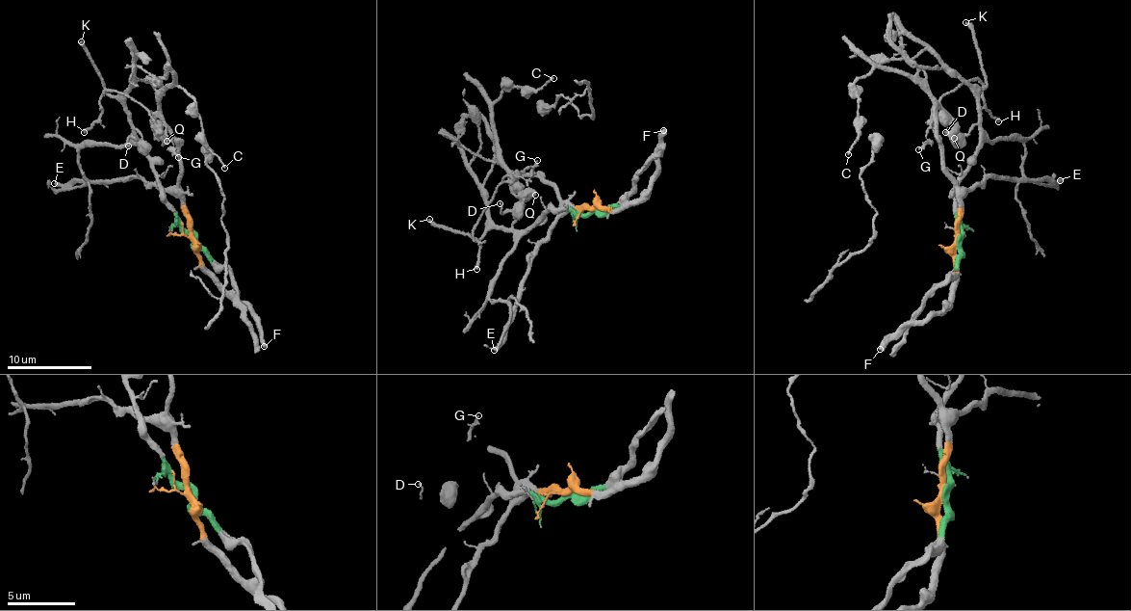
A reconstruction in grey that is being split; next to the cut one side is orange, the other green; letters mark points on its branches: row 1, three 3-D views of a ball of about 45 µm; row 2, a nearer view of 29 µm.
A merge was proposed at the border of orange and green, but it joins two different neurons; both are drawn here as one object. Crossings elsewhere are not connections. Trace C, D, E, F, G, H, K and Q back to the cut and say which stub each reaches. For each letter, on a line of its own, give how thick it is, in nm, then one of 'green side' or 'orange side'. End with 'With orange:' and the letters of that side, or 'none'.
C: calibre 150 nm; orange side
D: calibre 110 nm; green side
E: calibre 300 nm; orange side
F: calibre 440 nm; orange side
G: calibre 190 nm; orange side
H: calibre 240 nm; orange side
K: calibre 300 nm; green side
Q: calibre 600 nm; orange side
With orange: C, E, F, G, H, Q

